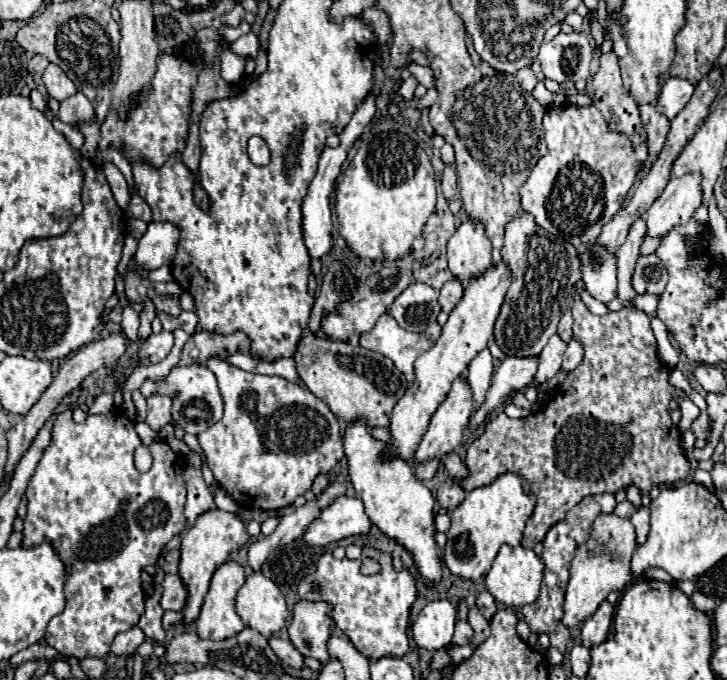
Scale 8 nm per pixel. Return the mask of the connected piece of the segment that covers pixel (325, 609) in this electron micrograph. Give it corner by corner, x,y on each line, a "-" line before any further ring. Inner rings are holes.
298,600
294,606
292,622
288,624
288,634
294,648
318,660
328,658
328,640
332,636
332,606
328,602
310,602

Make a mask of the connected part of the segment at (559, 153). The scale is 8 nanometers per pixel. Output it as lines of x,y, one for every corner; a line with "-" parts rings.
564,104
556,108
548,108
542,120
544,142
548,152
538,160
532,168
528,180
520,186
520,200
522,210
534,216
534,222
554,236
562,236
566,242
580,246
596,242
604,224
608,224
622,208
622,202
632,188
640,166
644,164
648,150
646,142
632,144
632,140
616,130
610,130
604,116
594,106
576,106

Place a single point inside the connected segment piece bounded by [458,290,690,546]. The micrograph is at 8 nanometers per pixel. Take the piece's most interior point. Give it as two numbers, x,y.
608,426

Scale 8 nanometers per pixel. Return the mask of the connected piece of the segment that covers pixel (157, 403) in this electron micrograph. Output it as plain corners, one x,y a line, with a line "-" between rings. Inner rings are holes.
150,396
148,398
148,418
146,424
154,430
160,432
170,422
170,396

